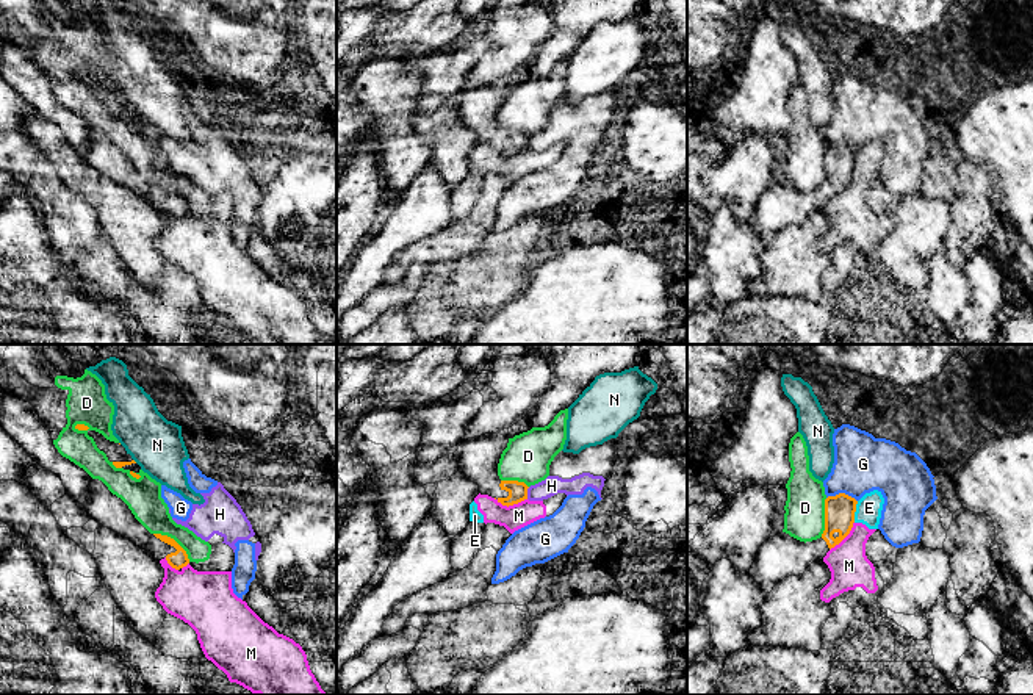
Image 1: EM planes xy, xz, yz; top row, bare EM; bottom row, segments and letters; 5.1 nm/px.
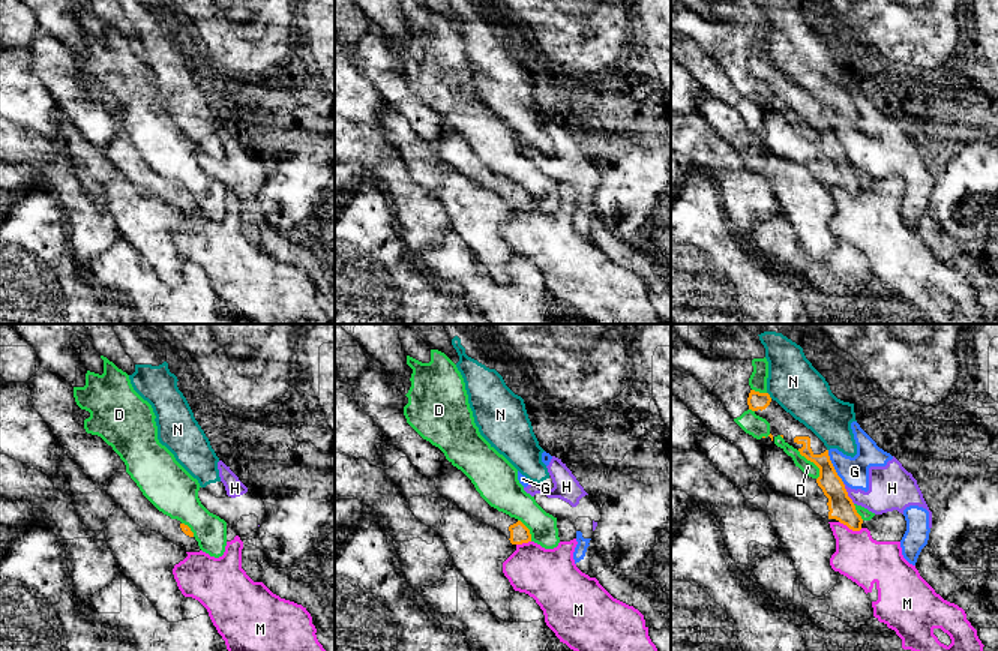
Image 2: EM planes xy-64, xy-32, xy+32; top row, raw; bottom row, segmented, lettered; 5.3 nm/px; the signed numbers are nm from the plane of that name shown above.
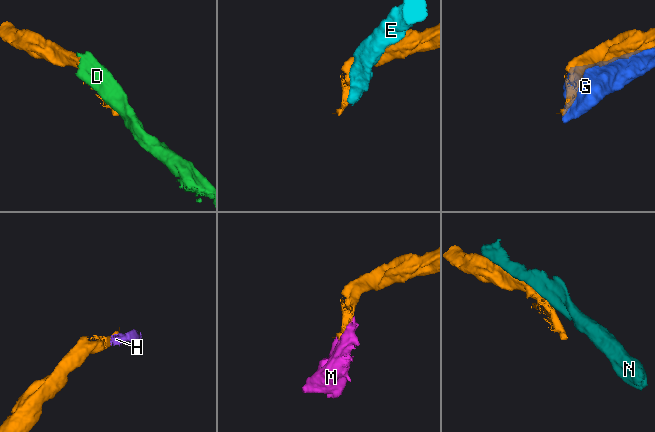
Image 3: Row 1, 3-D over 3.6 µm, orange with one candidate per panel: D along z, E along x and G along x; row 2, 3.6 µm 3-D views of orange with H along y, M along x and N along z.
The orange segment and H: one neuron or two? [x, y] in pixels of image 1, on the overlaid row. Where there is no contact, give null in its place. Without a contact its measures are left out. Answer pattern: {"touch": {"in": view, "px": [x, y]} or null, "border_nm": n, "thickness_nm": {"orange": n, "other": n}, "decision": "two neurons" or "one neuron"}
{"touch": {"in": "xz", "px": [526, 493]}, "border_nm": 70, "thickness_nm": {"orange": 100, "other": 100}, "decision": "two neurons"}

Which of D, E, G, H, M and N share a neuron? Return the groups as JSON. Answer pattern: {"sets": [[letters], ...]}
{"sets": [["D"], ["E", "M"], ["G", "H"], ["N"]]}

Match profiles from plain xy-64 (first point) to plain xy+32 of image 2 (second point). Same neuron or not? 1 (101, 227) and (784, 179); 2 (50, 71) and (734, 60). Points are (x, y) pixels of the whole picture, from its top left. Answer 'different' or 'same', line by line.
1: different
2: different

